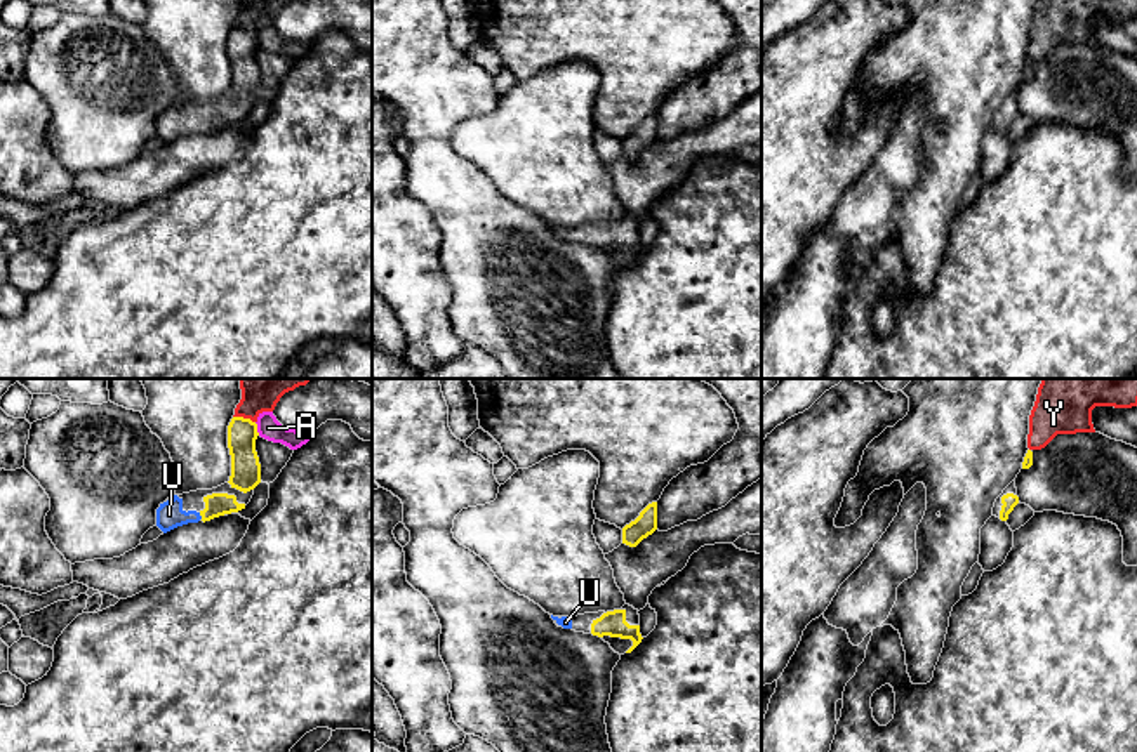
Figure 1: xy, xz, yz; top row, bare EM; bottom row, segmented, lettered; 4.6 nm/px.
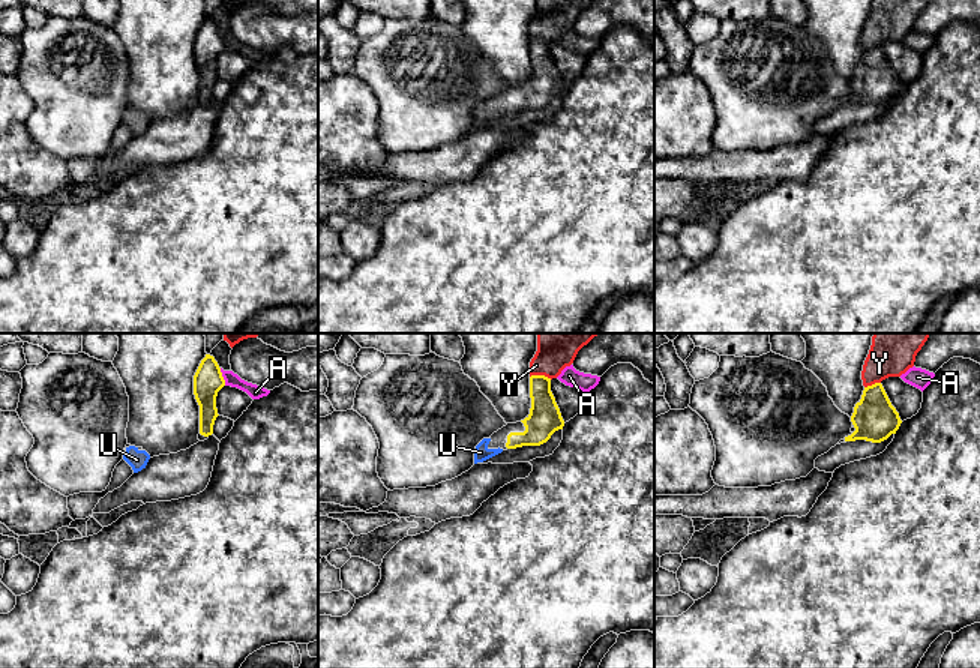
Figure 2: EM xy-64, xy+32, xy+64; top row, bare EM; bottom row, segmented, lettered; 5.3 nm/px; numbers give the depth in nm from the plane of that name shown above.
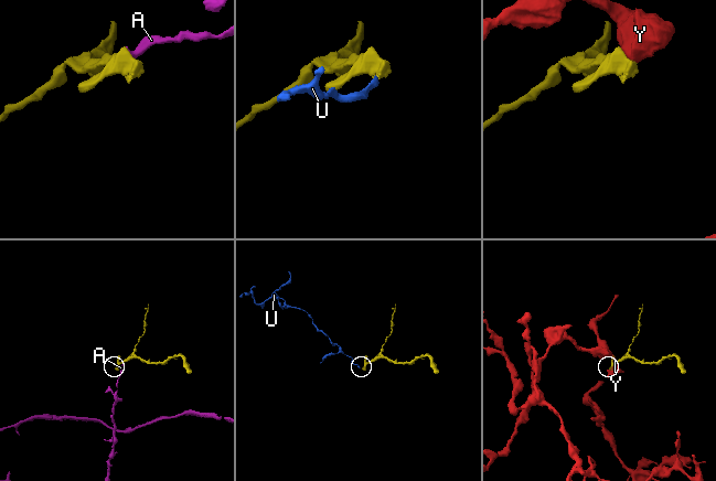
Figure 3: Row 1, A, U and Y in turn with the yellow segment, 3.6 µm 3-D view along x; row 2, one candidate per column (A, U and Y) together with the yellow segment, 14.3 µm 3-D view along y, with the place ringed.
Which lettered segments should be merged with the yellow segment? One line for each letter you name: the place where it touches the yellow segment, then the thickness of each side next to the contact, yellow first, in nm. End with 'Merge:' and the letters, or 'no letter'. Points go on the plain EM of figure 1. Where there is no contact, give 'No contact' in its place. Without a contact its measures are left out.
U: Touches yellow at xy (200, 125). Thickness 110 nm (yellow) against 120 nm
Merge: U

